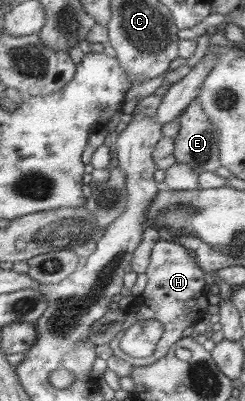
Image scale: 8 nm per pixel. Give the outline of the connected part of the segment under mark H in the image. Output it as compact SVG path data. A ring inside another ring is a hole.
M159 237L154 242L150 260L148 261L149 263L145 270L147 278L146 286L139 297L128 307L124 323L132 326L136 321L155 319L159 321L164 329L162 336L156 348L154 348L152 355L145 358L130 357L130 355L124 353L120 348L118 349L119 343L116 337L109 343L112 356L119 357L136 367L147 367L157 359L164 357L168 353L168 350L172 348L172 345L187 333L190 326L205 320L206 306L208 306L205 297L206 292L204 291L204 286L210 283L208 275L198 267L198 264L192 259L192 253L184 246Z

